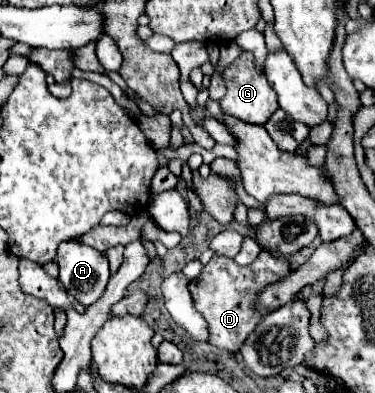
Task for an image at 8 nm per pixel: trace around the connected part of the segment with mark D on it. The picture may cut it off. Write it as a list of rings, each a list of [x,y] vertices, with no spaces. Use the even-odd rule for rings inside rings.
[[[265,251],[259,253],[259,257],[251,265],[237,265],[233,259],[225,257],[213,257],[201,271],[197,279],[189,283],[189,291],[193,295],[197,311],[205,317],[209,325],[209,343],[223,349],[223,351],[239,351],[241,341],[255,329],[257,321],[261,321],[261,313],[253,311],[253,301],[259,289],[265,285],[281,279],[283,273],[289,271],[289,263],[285,259],[277,259]]]

